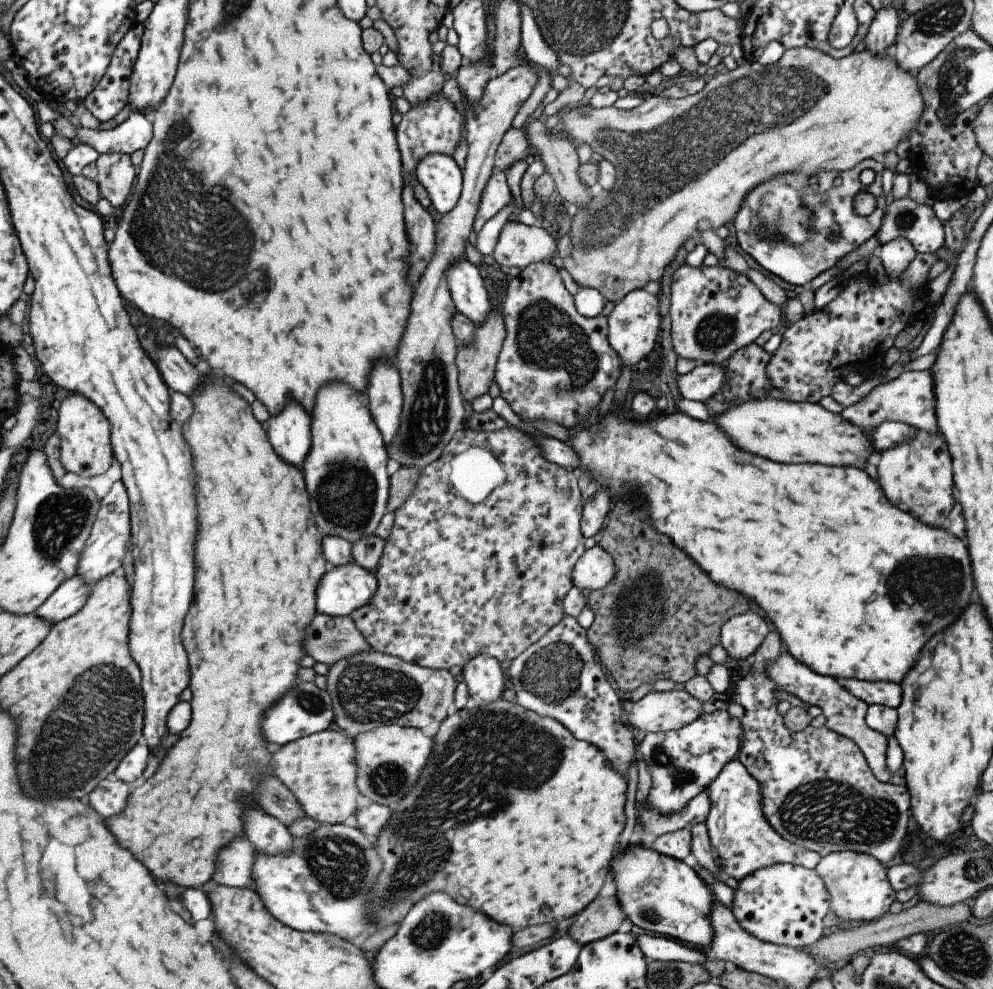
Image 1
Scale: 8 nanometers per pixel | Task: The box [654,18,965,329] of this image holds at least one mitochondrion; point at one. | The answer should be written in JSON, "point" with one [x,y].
{"point":[904,220]}

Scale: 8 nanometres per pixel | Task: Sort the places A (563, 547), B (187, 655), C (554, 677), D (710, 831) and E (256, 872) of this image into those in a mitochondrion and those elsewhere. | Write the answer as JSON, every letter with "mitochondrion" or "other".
{"A":"other","B":"other","C":"mitochondrion","D":"other","E":"other"}

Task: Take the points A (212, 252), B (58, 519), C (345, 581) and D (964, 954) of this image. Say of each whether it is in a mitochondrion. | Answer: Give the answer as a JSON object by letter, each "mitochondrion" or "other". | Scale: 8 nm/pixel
{"A":"mitochondrion","B":"mitochondrion","C":"other","D":"mitochondrion"}

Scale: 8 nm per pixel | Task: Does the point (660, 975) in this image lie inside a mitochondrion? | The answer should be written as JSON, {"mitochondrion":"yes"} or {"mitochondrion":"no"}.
{"mitochondrion":"yes"}

